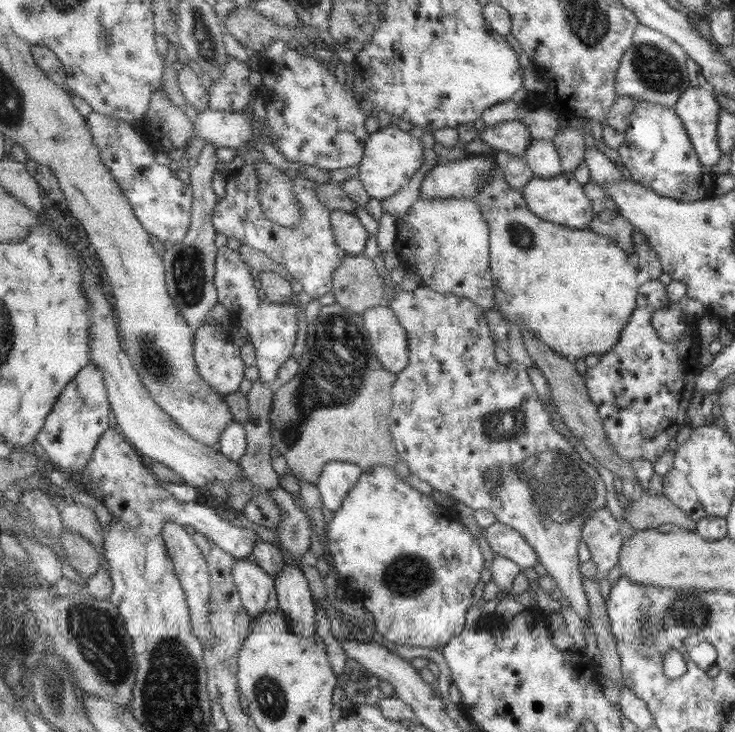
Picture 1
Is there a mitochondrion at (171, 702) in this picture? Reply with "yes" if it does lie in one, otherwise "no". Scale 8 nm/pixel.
yes

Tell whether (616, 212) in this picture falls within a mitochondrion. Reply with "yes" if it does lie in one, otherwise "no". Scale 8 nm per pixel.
no

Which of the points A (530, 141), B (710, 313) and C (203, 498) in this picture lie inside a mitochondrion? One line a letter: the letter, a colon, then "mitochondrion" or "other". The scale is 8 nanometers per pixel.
A: other
B: other
C: other

